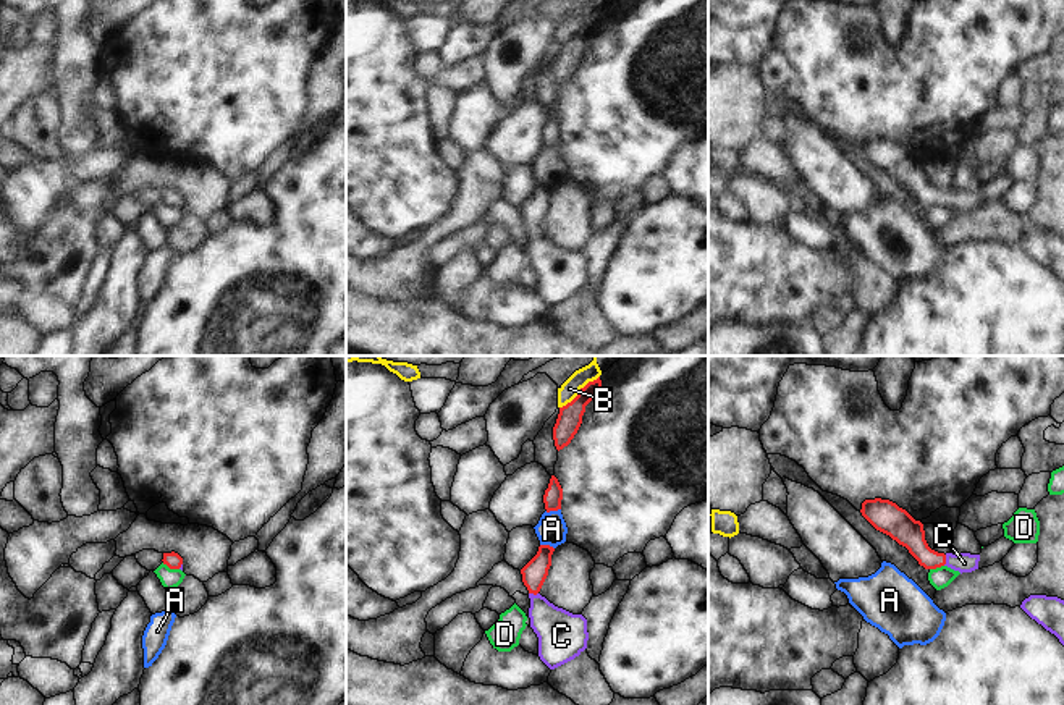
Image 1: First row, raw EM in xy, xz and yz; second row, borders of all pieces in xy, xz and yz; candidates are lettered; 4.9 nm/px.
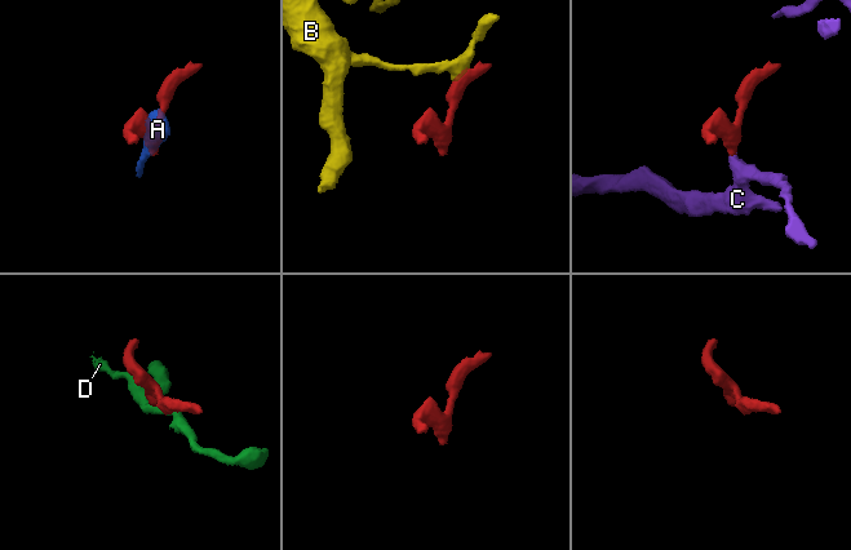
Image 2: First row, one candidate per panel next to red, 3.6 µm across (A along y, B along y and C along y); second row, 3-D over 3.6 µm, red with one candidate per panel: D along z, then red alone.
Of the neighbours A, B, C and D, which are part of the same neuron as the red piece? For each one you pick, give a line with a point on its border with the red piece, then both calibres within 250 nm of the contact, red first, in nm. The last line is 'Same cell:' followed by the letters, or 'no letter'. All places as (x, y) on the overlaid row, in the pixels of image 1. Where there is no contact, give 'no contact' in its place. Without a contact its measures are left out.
C: contact yz (945, 560); calibres 150 and 100 nm
Same cell: C

